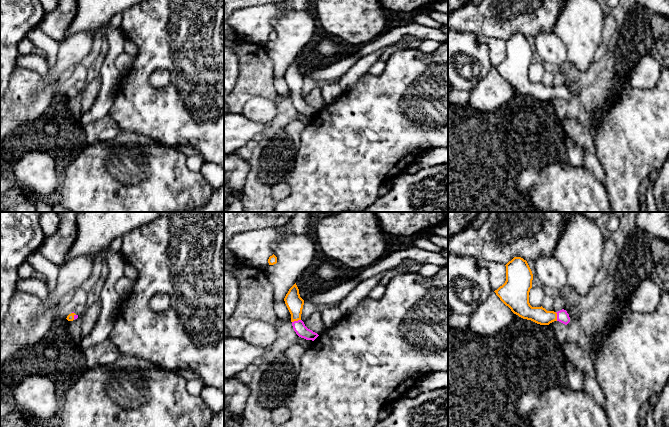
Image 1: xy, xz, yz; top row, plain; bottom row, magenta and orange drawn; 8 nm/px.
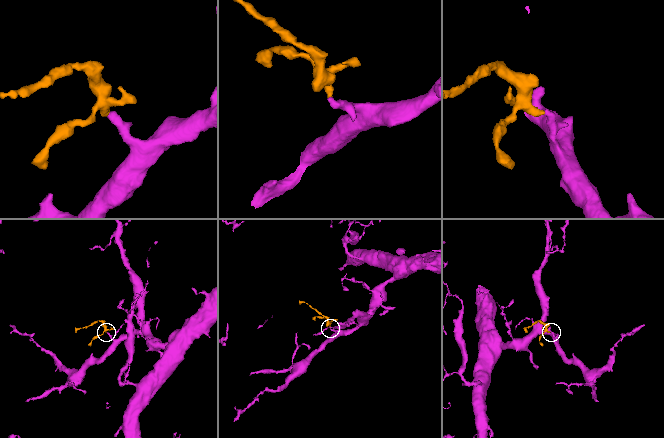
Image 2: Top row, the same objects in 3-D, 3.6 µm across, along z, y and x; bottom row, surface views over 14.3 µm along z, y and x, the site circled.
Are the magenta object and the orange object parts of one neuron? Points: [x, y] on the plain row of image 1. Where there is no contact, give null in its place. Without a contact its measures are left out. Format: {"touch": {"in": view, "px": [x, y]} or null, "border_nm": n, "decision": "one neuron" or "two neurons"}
{"touch": {"in": "xz", "px": [296, 97]}, "border_nm": 80, "decision": "one neuron"}

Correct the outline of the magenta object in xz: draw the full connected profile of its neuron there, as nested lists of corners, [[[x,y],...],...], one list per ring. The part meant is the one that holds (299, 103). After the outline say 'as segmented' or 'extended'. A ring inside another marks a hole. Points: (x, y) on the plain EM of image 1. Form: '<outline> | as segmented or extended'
[[[296,59],[289,65],[284,77],[291,90],[291,98],[296,110],[306,116],[314,117],[319,111],[308,105],[301,96],[304,76],[300,73]]] | extended

